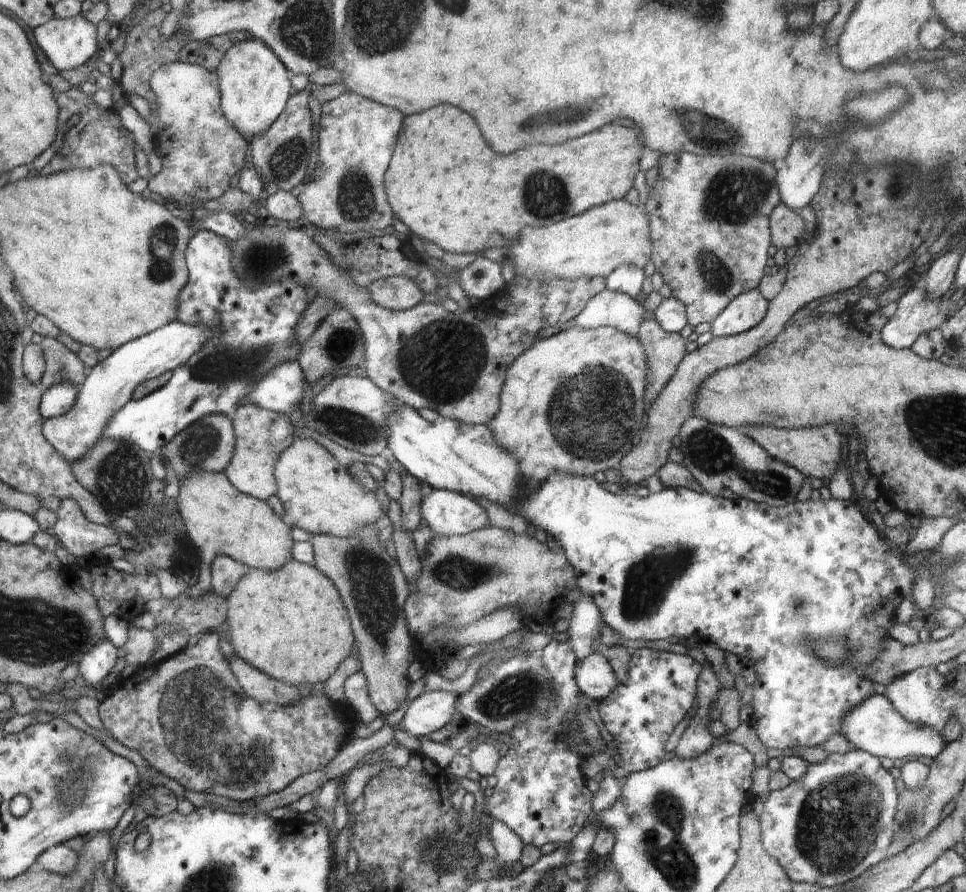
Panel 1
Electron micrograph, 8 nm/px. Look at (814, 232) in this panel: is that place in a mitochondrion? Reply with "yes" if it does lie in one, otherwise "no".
no

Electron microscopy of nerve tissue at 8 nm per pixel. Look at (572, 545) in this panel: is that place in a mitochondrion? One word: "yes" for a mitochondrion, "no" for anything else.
no

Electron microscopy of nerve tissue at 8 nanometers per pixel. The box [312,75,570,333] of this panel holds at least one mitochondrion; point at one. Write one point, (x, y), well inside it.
(356, 200)

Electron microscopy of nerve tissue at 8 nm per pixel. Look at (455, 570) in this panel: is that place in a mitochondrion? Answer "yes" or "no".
yes

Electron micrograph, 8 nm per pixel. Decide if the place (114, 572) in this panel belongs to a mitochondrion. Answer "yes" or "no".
no

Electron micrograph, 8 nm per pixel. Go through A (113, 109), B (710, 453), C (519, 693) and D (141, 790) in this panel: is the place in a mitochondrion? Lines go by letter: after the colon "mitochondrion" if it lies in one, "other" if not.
A: other
B: mitochondrion
C: mitochondrion
D: other

